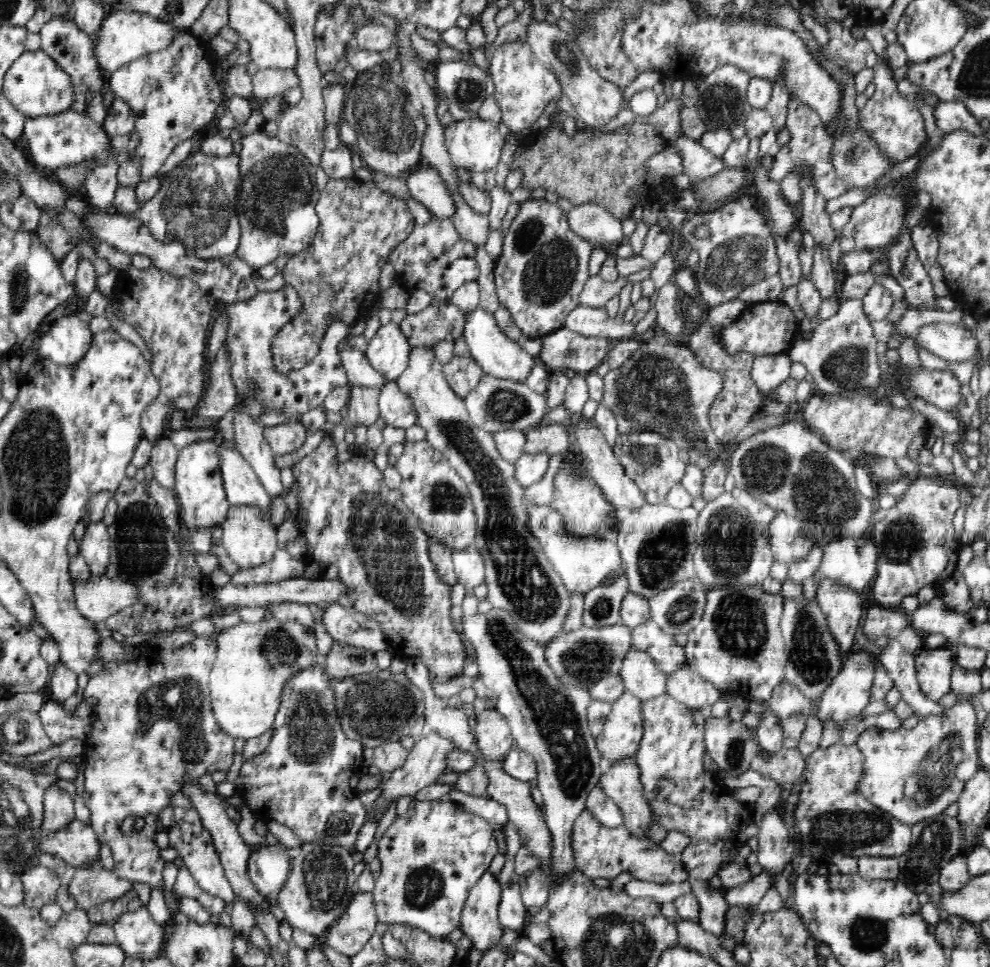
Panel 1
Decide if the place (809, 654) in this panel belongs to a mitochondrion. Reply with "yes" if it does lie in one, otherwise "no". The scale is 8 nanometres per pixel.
yes

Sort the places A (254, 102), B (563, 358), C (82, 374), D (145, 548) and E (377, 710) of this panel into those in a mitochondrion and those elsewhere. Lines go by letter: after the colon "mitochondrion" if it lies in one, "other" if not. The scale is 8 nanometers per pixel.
A: other
B: other
C: other
D: mitochondrion
E: mitochondrion

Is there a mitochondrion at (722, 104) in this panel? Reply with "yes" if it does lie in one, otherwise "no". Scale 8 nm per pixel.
yes

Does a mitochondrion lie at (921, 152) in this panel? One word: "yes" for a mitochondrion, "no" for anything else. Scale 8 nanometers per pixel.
no

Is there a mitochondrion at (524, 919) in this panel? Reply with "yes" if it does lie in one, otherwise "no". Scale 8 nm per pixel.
no

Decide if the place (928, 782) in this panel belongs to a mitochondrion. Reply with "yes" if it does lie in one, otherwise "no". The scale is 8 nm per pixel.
yes

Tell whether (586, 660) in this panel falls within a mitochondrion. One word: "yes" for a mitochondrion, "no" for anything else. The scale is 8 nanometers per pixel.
yes

